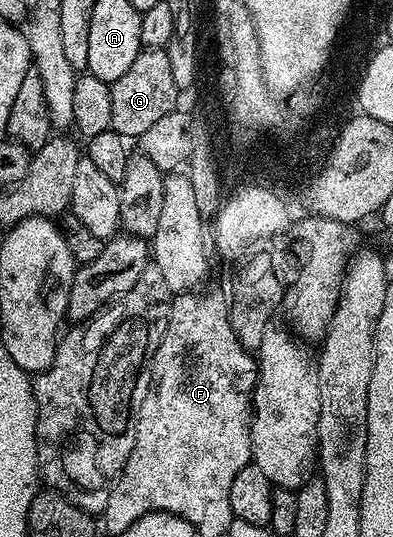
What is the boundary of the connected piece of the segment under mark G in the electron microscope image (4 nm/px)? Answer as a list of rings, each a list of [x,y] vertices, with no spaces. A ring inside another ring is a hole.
[[[141,49],[140,55],[130,64],[130,68],[111,84],[110,120],[112,129],[125,140],[139,140],[142,132],[148,131],[157,120],[162,120],[171,110],[177,109],[178,91],[170,69],[170,56],[167,49]]]

